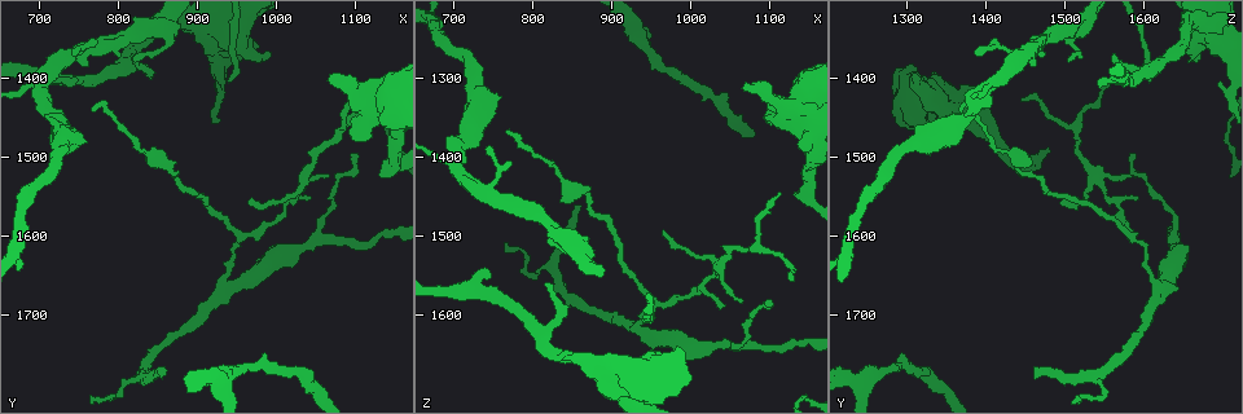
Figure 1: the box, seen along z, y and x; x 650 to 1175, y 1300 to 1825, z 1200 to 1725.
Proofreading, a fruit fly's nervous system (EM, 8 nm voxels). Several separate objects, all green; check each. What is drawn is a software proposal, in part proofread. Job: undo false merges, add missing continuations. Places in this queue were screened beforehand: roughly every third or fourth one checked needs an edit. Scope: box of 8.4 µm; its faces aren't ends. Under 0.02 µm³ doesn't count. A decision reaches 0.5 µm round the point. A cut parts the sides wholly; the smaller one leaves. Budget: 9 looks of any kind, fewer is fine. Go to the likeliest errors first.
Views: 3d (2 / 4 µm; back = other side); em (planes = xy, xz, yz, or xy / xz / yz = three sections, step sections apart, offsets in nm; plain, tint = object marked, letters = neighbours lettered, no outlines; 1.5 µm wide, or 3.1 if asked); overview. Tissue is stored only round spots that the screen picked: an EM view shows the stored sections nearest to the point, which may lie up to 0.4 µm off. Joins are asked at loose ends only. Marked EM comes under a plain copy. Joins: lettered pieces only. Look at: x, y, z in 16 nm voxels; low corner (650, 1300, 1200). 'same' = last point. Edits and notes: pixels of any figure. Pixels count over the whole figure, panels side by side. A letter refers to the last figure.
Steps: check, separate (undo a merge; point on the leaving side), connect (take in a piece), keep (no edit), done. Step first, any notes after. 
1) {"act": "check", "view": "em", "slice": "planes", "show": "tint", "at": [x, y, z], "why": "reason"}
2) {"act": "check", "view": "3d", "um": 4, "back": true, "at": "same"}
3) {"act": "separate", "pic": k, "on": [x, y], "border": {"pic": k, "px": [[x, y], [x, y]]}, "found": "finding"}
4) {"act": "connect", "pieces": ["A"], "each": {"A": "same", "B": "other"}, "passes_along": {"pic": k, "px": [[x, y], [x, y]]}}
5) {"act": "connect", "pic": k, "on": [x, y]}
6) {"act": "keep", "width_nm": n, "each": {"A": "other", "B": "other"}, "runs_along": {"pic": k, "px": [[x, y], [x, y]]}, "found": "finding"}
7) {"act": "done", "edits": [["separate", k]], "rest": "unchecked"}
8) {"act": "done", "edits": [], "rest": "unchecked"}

{"act": "check", "view": "em", "um": 3.1, "slice": "yz", "step": 8, "show": "letters", "at": [1125, 1425, 1335], "why": "three-way junction"}

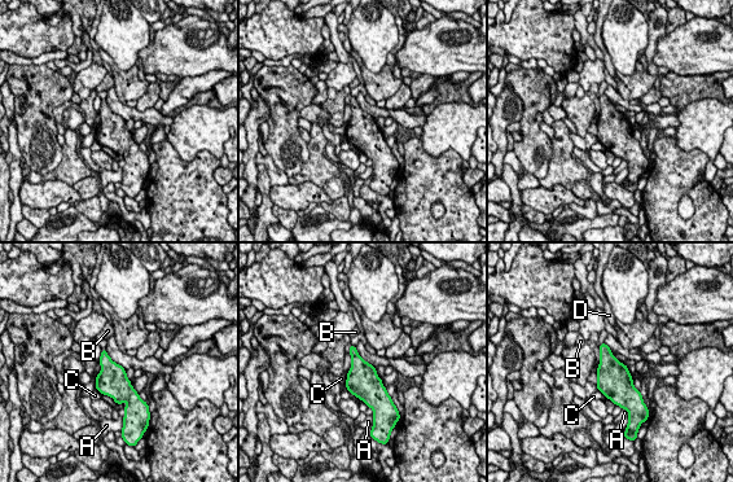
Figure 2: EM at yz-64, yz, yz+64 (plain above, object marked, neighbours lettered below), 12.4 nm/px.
{"act": "keep", "each": {"A": "other", "B": "other", "C": "other", "D": "other"}, "found": "continuous, no second neuron"}

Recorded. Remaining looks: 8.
{"act": "check", "view": "3d", "um": 2, "at": [935, 1780, 1250], "why": "three-way junction"}

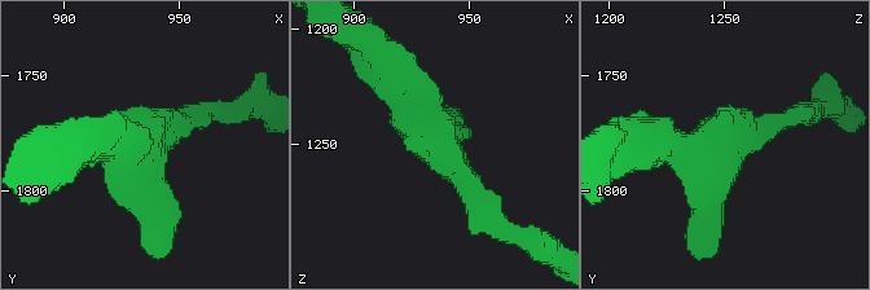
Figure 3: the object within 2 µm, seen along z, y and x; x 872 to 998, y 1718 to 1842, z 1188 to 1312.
{"act": "check", "view": "em", "slice": "planes", "show": "letters", "at": [933, 1777, 1247], "arms": 3, "arm_widths_nm": [180, 240, 280]}

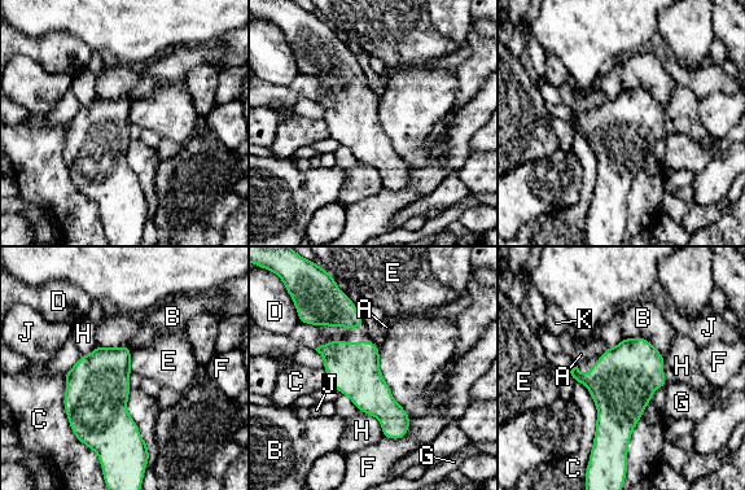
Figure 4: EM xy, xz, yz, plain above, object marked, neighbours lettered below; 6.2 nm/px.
{"act": "keep", "width_nm": 320, "each": {"A": "other", "B": "other", "C": "other", "D": "other", "E": "other", "F": "other", "G": "other", "H": "other", "J": "other", "K": "other"}, "border": {"pic": 4, "px": [[341, 393], [373, 415], [384, 436]]}, "found": "continuous, no second neuron"}

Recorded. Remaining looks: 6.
{"act": "check", "view": "em", "slice": "xy", "step": 8, "show": "letters", "at": [865, 1775, 1460], "why": "thin end"}

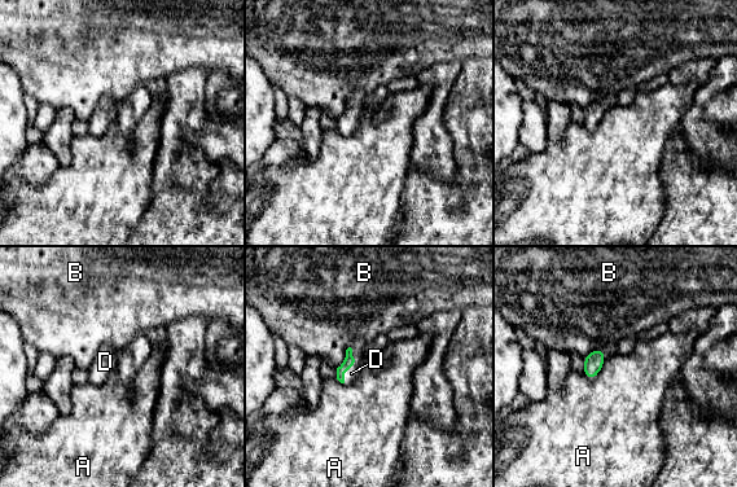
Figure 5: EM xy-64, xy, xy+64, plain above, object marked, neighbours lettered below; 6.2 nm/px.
{"act": "connect", "pieces": ["D"], "each": {"A": "other", "B": "other", "D": "same"}, "passes_along": {"pic": 5, "px": [[349, 360], [354, 365], [351, 373]]}, "found": "the neuron continues"}

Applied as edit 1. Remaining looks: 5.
{"act": "check", "view": "overview", "why": "see it whole again"}

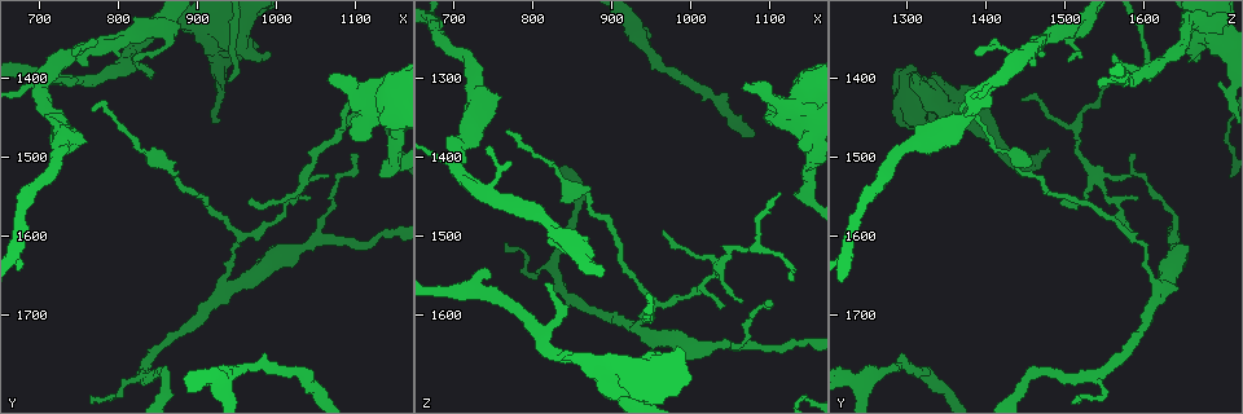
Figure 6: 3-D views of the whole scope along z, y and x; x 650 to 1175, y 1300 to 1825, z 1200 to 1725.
{"act": "check", "view": "em", "slice": "planes", "show": "letters", "at": [735, 1405, 1540], "why": "branch stops here"}

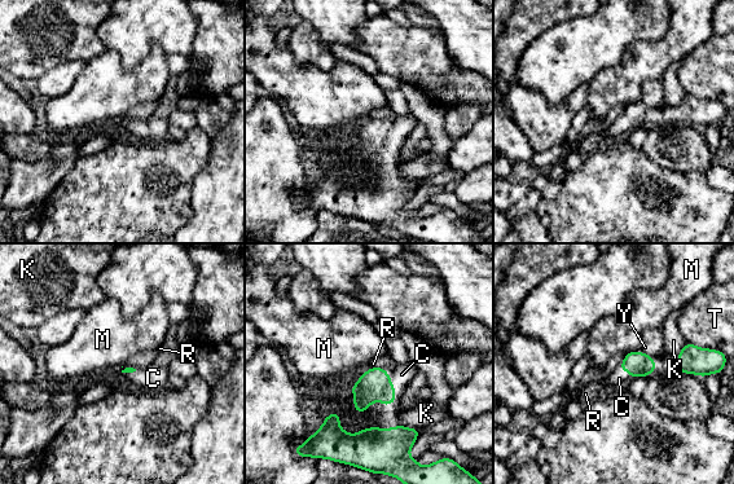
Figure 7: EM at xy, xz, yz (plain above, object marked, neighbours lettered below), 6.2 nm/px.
{"act": "connect", "pieces": ["C"], "each": {"C": "same", "K": "other", "M": "other", "R": "other", "T": "other", "Y": "other"}, "passes_along": {"pic": 7, "px": [[374, 384], [392, 384], [401, 374]]}, "found": "the neuron continues"}

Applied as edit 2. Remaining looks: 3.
{"act": "done", "edits": [["connect", 5], ["connect", 7]], "rest": "unchecked"}

